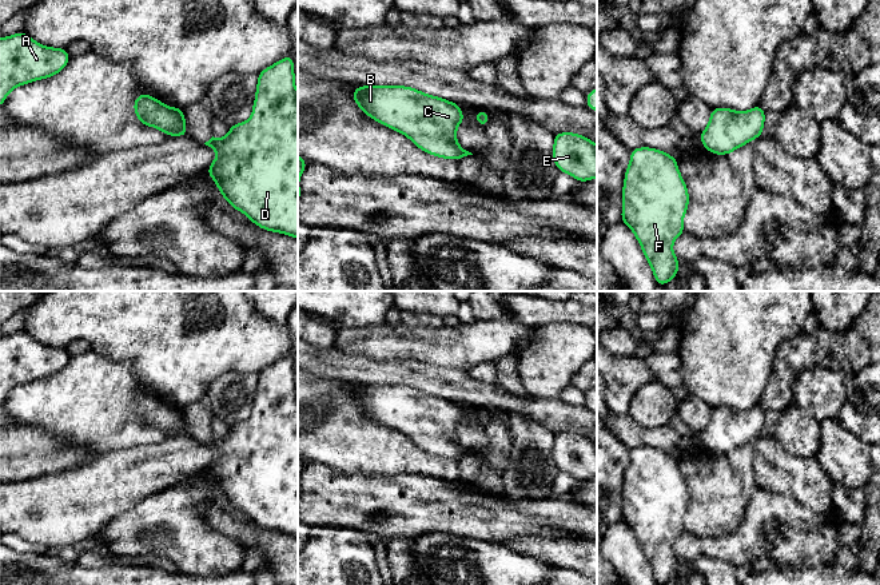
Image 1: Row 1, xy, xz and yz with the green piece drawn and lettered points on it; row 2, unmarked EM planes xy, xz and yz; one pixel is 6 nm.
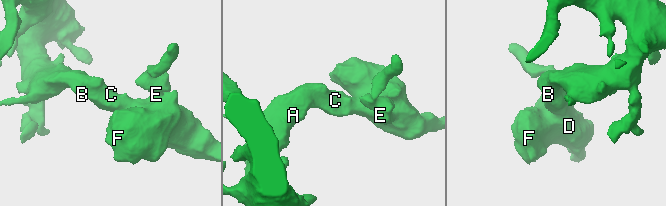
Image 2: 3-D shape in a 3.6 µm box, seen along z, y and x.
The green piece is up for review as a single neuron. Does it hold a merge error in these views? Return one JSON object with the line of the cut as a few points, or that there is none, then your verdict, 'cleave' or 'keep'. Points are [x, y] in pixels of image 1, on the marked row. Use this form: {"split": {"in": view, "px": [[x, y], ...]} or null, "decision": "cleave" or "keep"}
{"split": null, "decision": "keep"}

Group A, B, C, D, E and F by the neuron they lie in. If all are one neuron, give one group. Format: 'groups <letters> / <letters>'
groups A B C D E F

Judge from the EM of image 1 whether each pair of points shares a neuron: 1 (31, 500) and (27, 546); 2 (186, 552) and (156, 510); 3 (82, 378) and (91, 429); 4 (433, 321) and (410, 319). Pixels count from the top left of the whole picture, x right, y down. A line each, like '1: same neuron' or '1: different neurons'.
1: different neurons
2: same neuron
3: same neuron
4: same neuron

